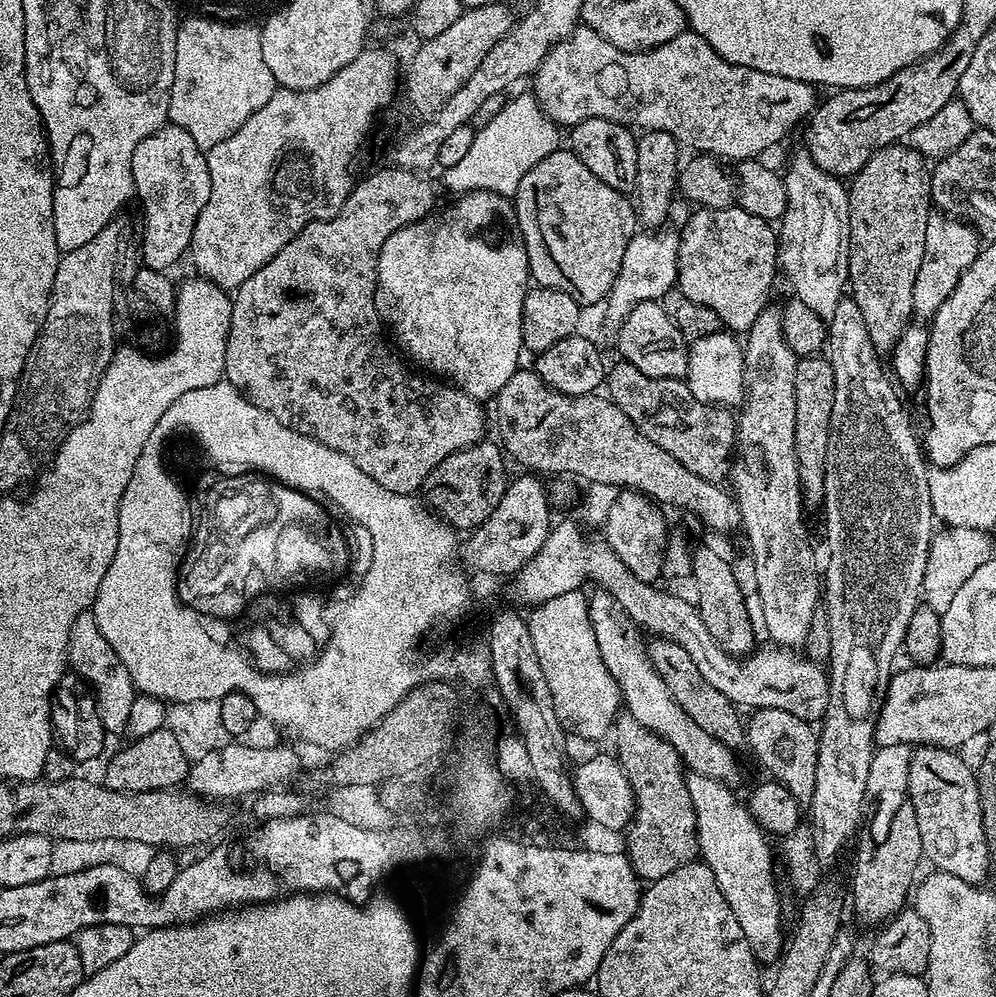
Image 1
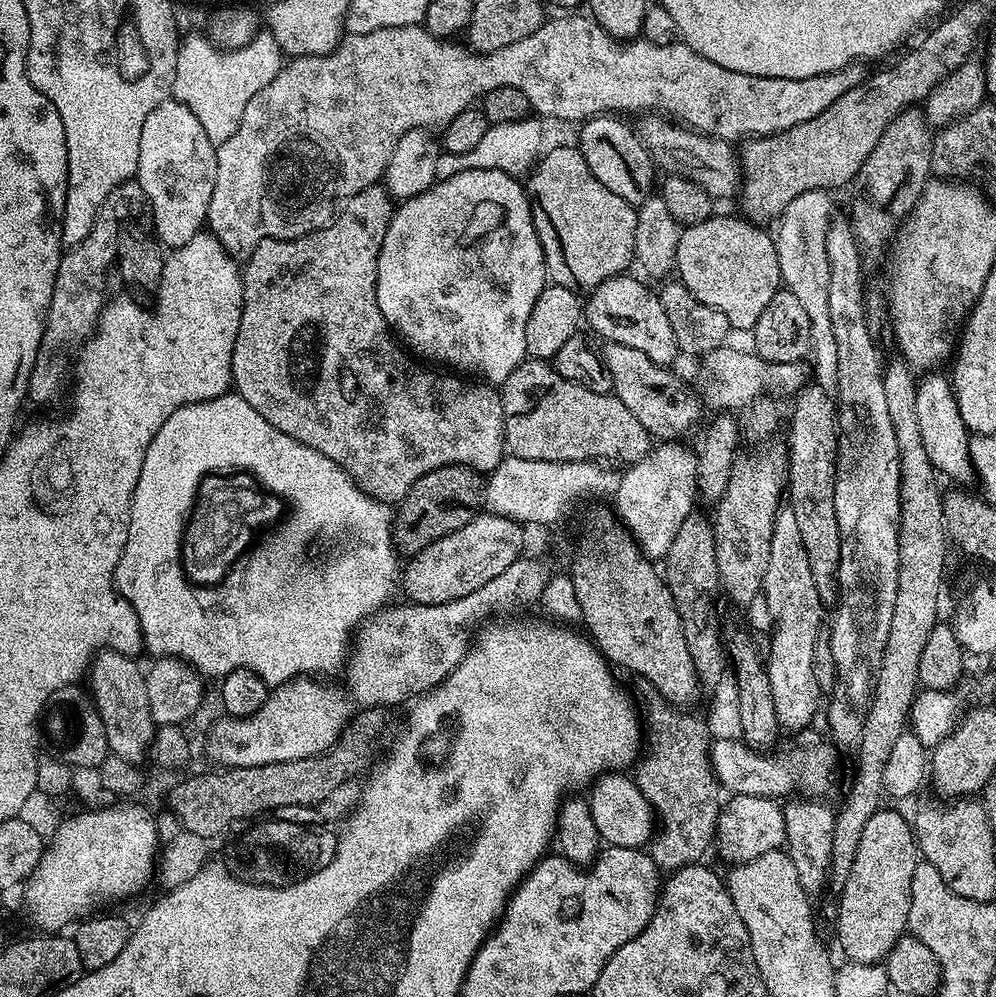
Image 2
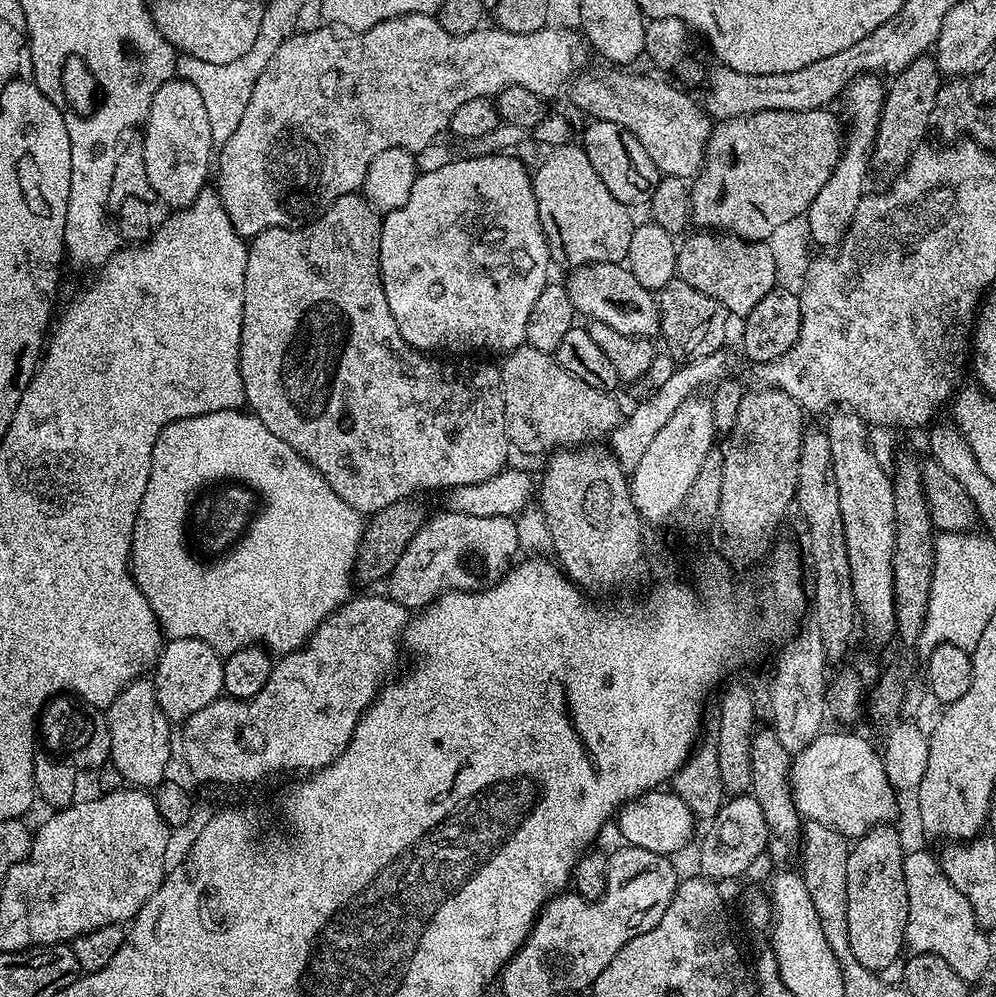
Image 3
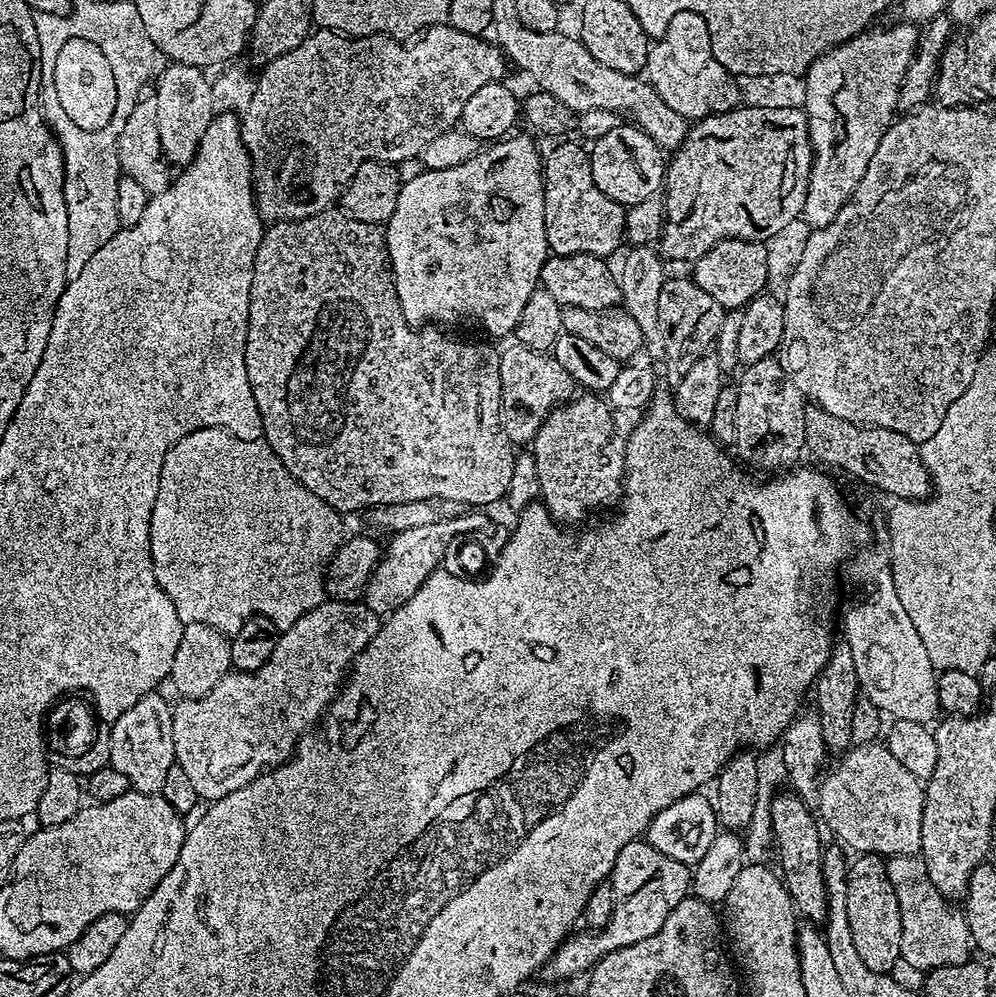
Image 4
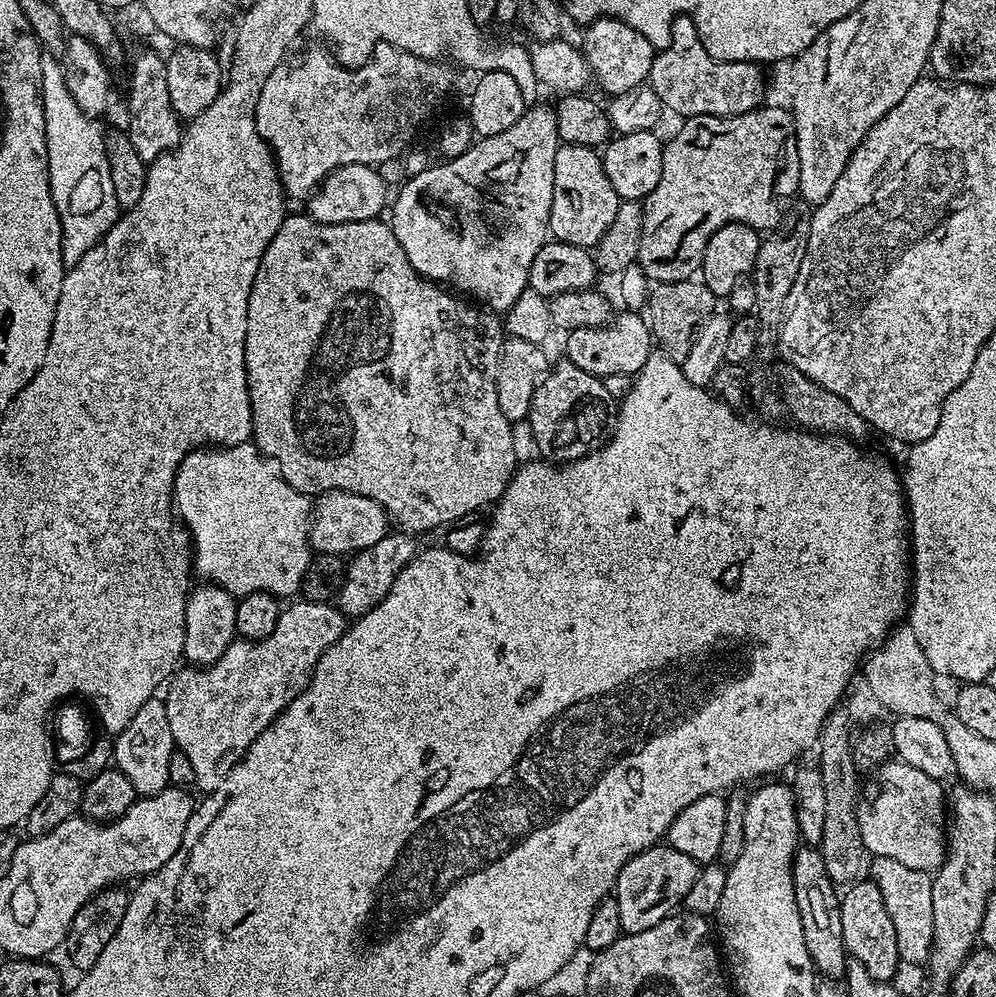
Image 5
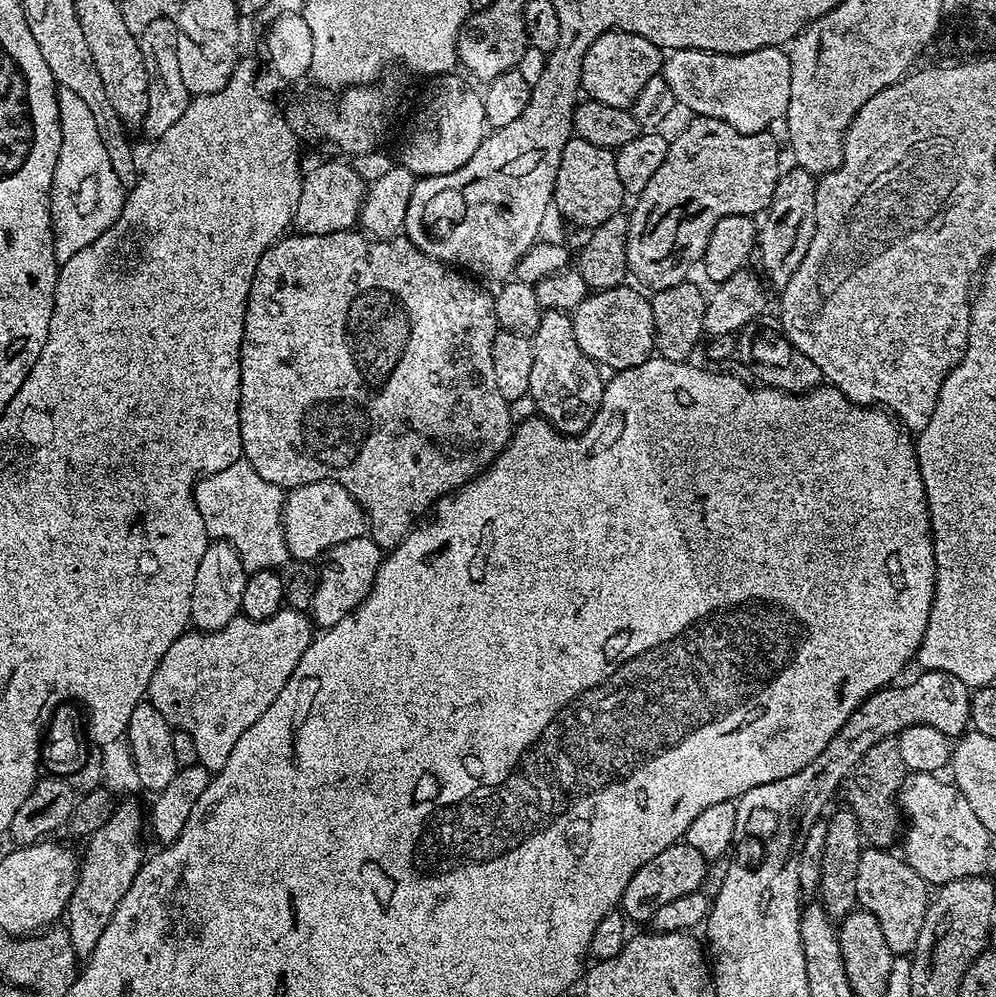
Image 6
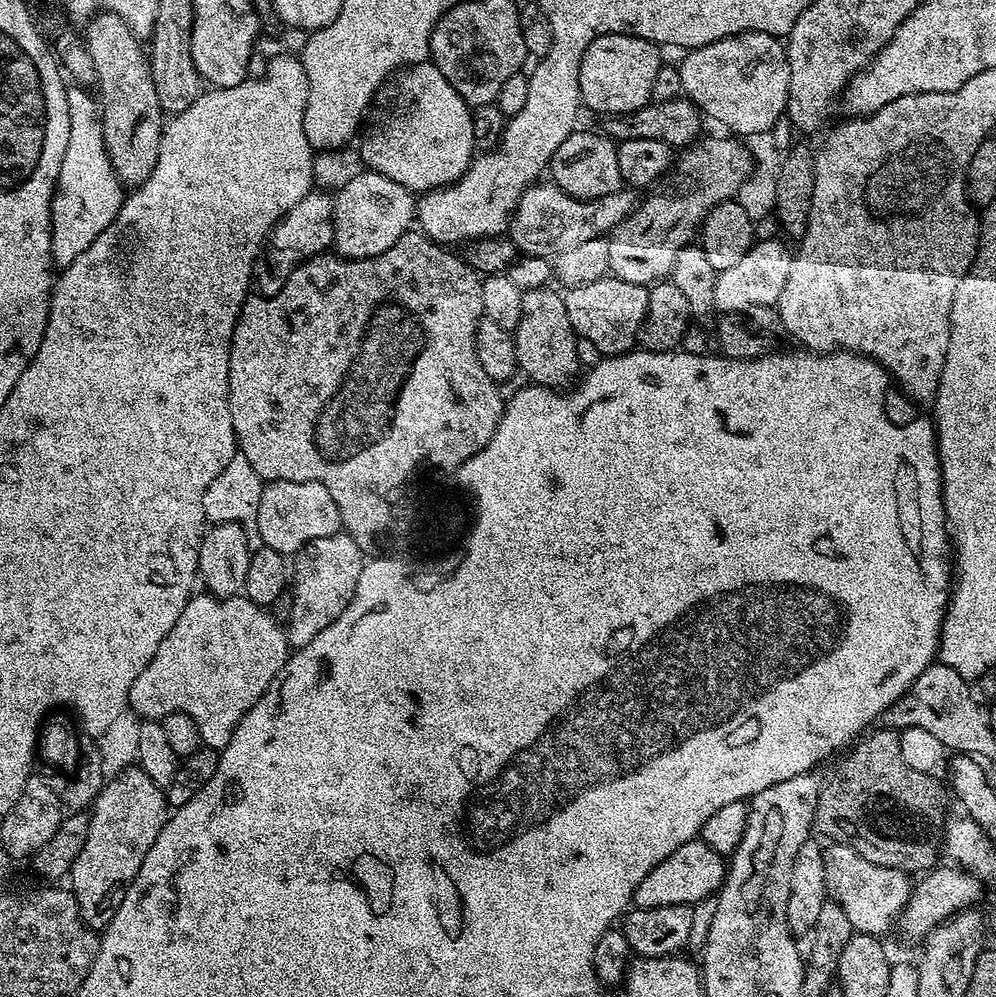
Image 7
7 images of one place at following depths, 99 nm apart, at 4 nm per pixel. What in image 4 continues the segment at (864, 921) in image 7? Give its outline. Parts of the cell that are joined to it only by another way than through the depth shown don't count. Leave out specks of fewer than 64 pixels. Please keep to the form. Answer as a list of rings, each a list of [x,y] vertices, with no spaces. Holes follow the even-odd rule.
[[[919,855],[889,856],[886,874],[890,878],[890,886],[894,886],[898,910],[902,914],[900,959],[925,970],[969,963],[968,951],[971,953],[974,945],[968,919],[959,907],[944,899],[934,882],[930,882],[923,859]]]

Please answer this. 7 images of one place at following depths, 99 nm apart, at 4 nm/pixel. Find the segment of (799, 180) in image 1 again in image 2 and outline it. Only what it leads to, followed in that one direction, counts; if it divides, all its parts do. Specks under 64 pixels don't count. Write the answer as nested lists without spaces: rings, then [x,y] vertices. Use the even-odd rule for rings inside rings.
[[[814,188],[809,192],[804,194],[798,194],[796,198],[790,201],[784,208],[783,212],[780,213],[778,217],[778,223],[780,225],[777,226],[776,232],[774,231],[774,239],[776,242],[776,249],[778,250],[778,266],[780,267],[780,279],[782,281],[783,287],[793,292],[795,297],[802,302],[803,309],[806,310],[807,317],[810,320],[810,340],[811,340],[811,351],[810,351],[810,359],[812,358],[812,368],[810,364],[810,372],[814,375],[815,383],[819,384],[823,388],[827,388],[829,390],[835,389],[836,379],[838,378],[838,342],[834,338],[834,326],[830,322],[830,306],[828,305],[828,287],[830,286],[830,262],[828,261],[828,255],[826,254],[826,230],[828,229],[829,220],[833,219],[834,212],[832,212],[832,200],[827,191]]]

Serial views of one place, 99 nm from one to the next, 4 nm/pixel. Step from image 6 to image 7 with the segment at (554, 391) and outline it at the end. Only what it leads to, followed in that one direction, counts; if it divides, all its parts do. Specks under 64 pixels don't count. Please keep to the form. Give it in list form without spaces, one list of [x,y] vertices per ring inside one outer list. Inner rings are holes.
[[[545,286],[524,293],[522,318],[514,333],[516,362],[519,371],[525,377],[528,375],[527,379],[531,383],[541,384],[543,388],[564,390],[577,379],[582,367],[576,349],[578,337],[570,326],[570,318],[566,315],[563,295],[555,290],[557,291],[555,287]]]

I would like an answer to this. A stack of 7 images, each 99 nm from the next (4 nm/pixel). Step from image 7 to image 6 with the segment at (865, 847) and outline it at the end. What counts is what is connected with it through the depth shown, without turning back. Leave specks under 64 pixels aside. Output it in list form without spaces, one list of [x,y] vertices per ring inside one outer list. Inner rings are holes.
[[[898,739],[883,740],[878,746],[870,746],[866,754],[862,754],[860,761],[854,766],[854,770],[847,778],[846,787],[842,796],[845,796],[847,807],[858,818],[863,839],[873,848],[891,849],[892,843],[897,843],[902,832],[902,809],[898,803],[900,789],[904,787],[906,769],[902,762],[902,754],[898,750]]]

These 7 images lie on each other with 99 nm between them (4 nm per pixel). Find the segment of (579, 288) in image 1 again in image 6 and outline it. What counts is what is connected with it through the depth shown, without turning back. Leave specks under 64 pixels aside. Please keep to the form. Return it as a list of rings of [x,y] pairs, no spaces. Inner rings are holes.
[[[575,138],[568,140],[560,155],[558,174],[556,175],[555,211],[569,225],[577,224],[583,230],[597,228],[606,218],[625,206],[626,193],[622,181],[618,178],[616,153],[611,148],[593,146]],[[572,223],[572,224],[571,224]]]

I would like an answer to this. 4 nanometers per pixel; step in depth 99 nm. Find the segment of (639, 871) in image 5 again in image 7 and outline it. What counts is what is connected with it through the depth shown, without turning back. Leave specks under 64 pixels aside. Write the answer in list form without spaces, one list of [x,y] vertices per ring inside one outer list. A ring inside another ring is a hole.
[[[697,838],[678,846],[670,858],[658,862],[642,882],[638,882],[638,890],[634,897],[637,908],[657,908],[658,906],[694,905],[704,898],[719,893],[724,885],[726,875],[725,857],[718,855],[704,841]]]

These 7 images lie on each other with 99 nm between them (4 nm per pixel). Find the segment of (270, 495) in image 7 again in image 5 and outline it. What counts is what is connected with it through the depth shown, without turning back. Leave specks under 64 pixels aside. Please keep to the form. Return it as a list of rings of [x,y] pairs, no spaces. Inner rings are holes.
[[[328,491],[321,493],[315,501],[309,540],[315,553],[348,556],[368,549],[389,530],[390,517],[380,503],[356,492]]]

